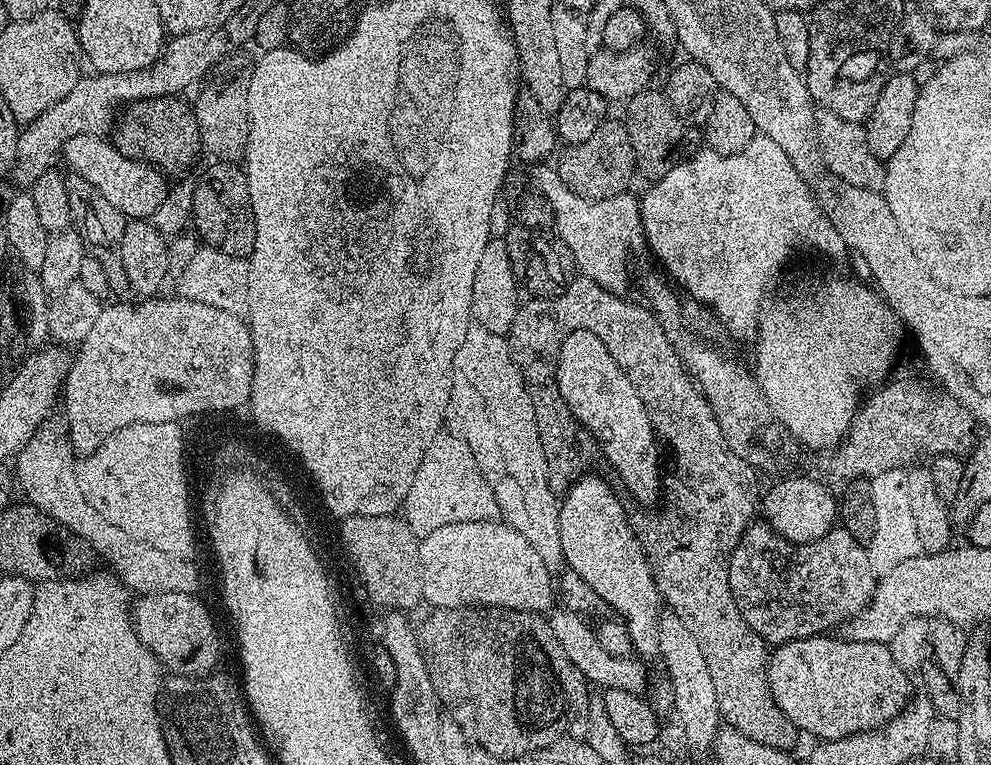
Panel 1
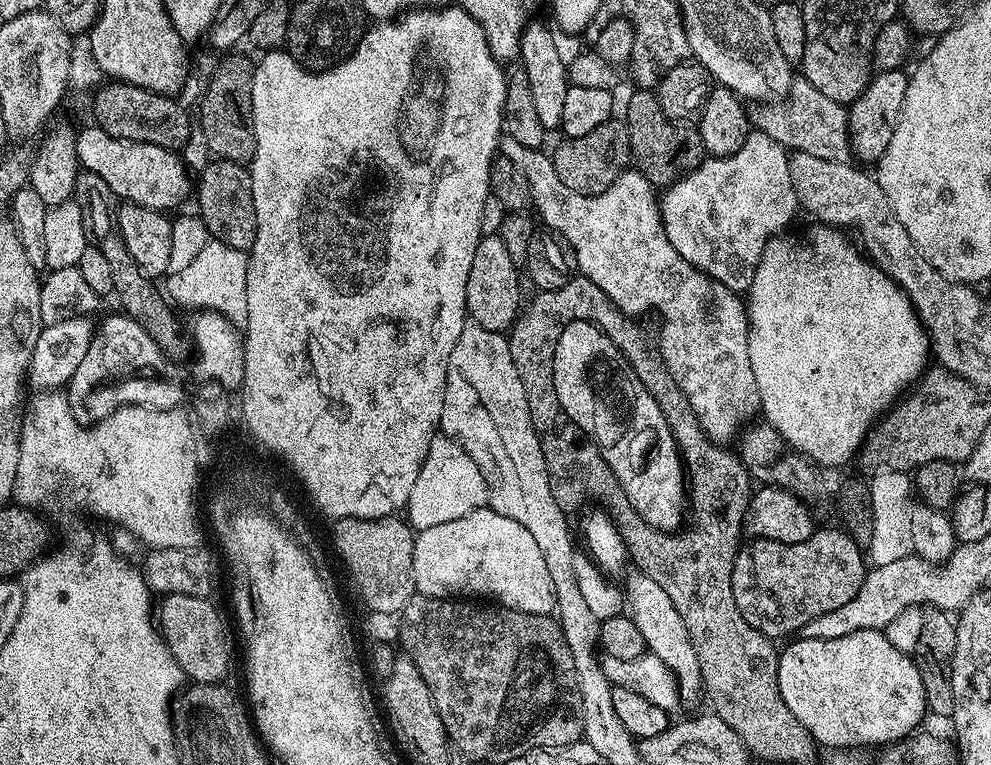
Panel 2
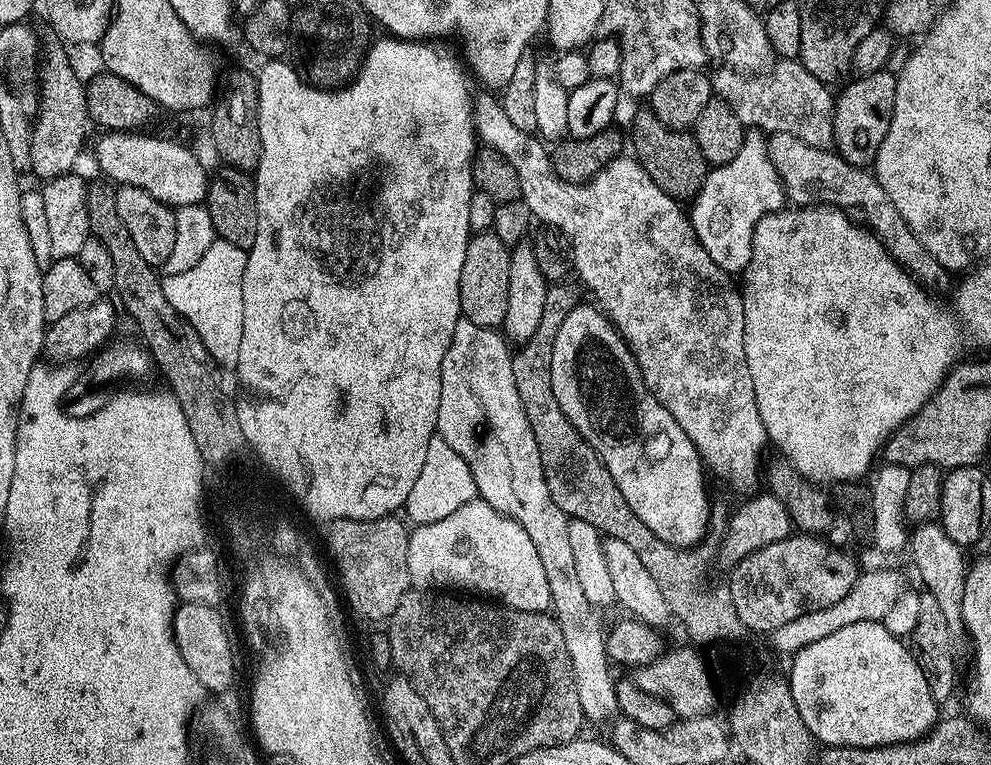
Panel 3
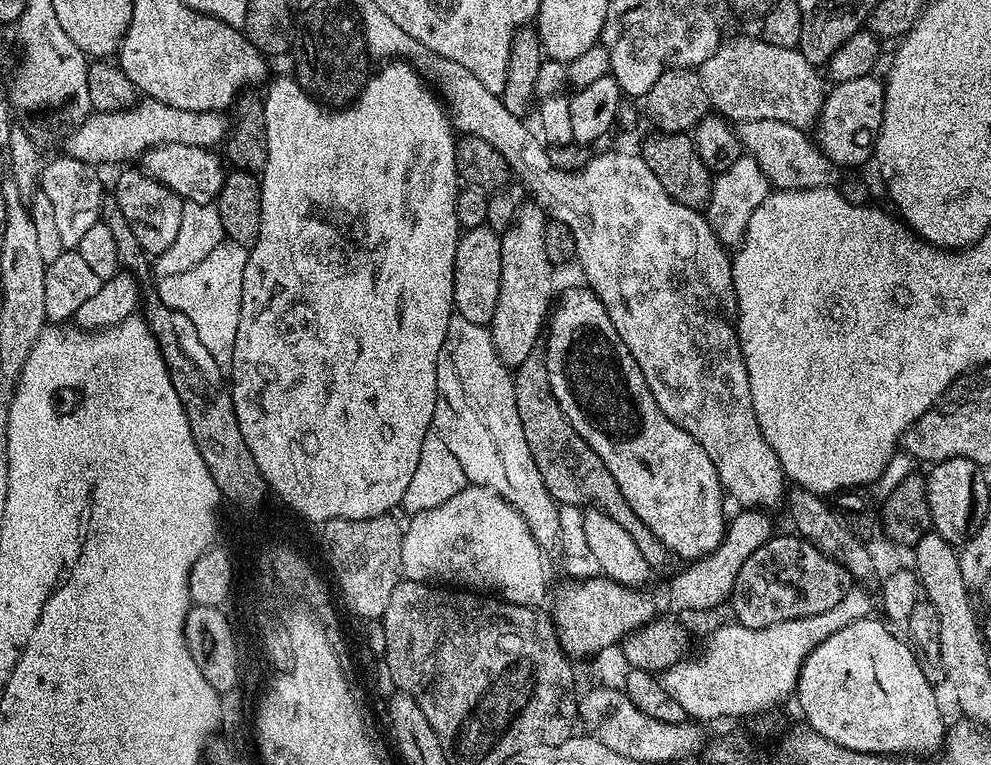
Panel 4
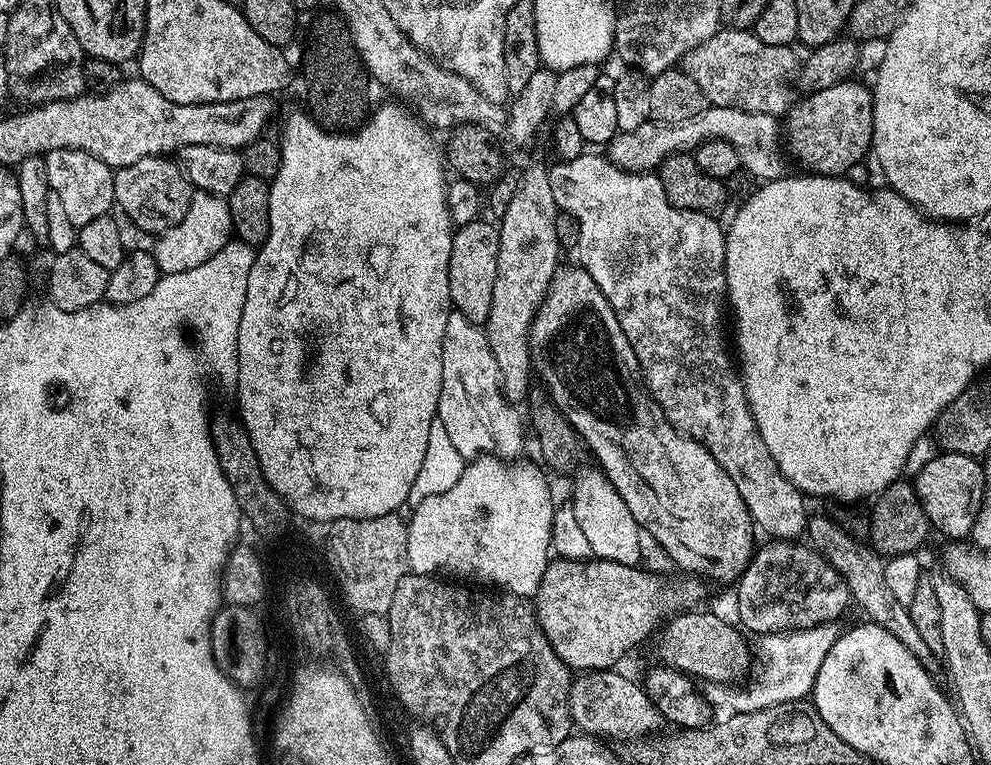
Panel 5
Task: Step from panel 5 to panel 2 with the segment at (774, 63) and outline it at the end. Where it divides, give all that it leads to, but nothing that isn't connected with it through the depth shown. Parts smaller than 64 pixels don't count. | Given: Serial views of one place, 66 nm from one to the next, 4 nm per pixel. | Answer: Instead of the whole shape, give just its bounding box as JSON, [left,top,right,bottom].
[754,79,853,164]

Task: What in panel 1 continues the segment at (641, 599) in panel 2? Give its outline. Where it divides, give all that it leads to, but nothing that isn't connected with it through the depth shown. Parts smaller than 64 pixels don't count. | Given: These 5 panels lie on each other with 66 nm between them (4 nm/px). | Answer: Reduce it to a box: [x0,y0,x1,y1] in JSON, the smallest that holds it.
[656,611,722,749]

